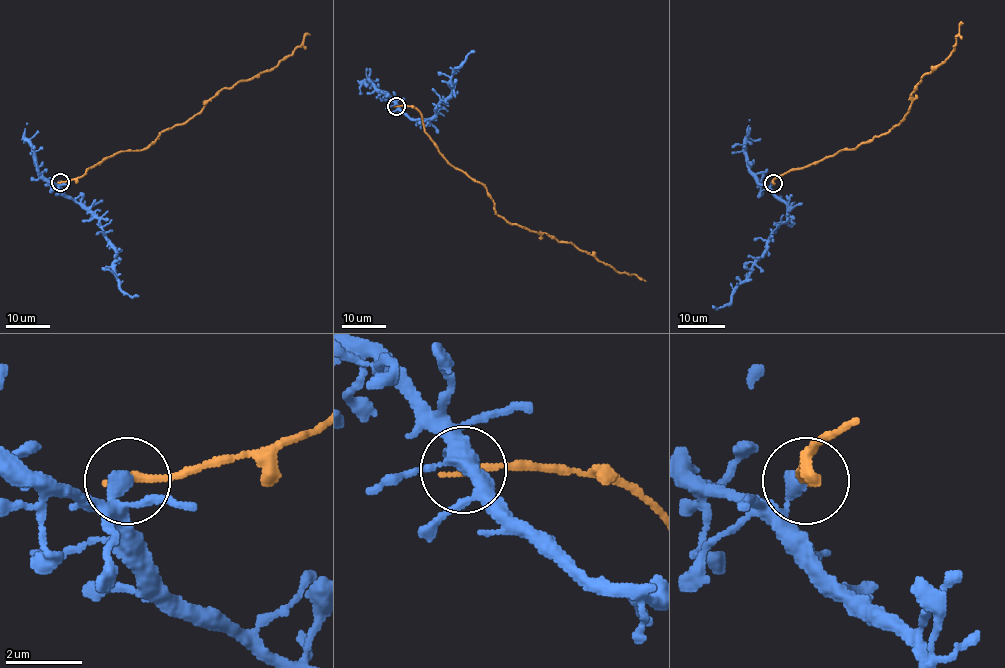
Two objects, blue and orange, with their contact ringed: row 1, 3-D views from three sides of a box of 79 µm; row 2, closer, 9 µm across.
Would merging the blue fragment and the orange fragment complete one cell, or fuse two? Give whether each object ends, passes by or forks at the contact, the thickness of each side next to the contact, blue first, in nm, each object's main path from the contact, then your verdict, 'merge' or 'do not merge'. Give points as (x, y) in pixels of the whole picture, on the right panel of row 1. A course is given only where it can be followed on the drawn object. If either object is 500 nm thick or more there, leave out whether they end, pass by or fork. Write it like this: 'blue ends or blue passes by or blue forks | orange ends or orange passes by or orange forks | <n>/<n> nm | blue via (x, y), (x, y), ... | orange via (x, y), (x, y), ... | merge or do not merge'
blue ends | orange ends | 360/260 nm | blue via (773, 184), (771, 191), (787, 206), (787, 219), (771, 235), (767, 250), (733, 297), (723, 307), (712, 308) | orange via (773, 184), (780, 175), (891, 129), (907, 114), (921, 78), (953, 51), (963, 24) | do not merge

